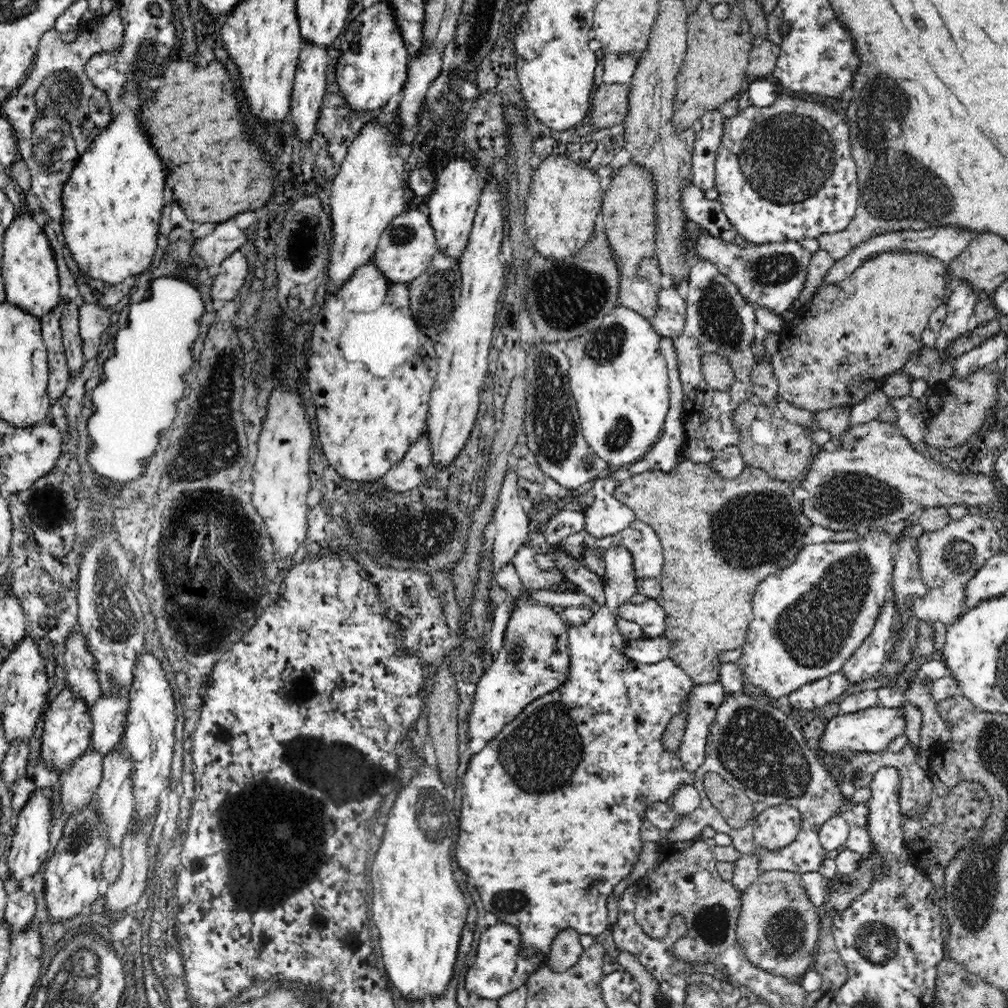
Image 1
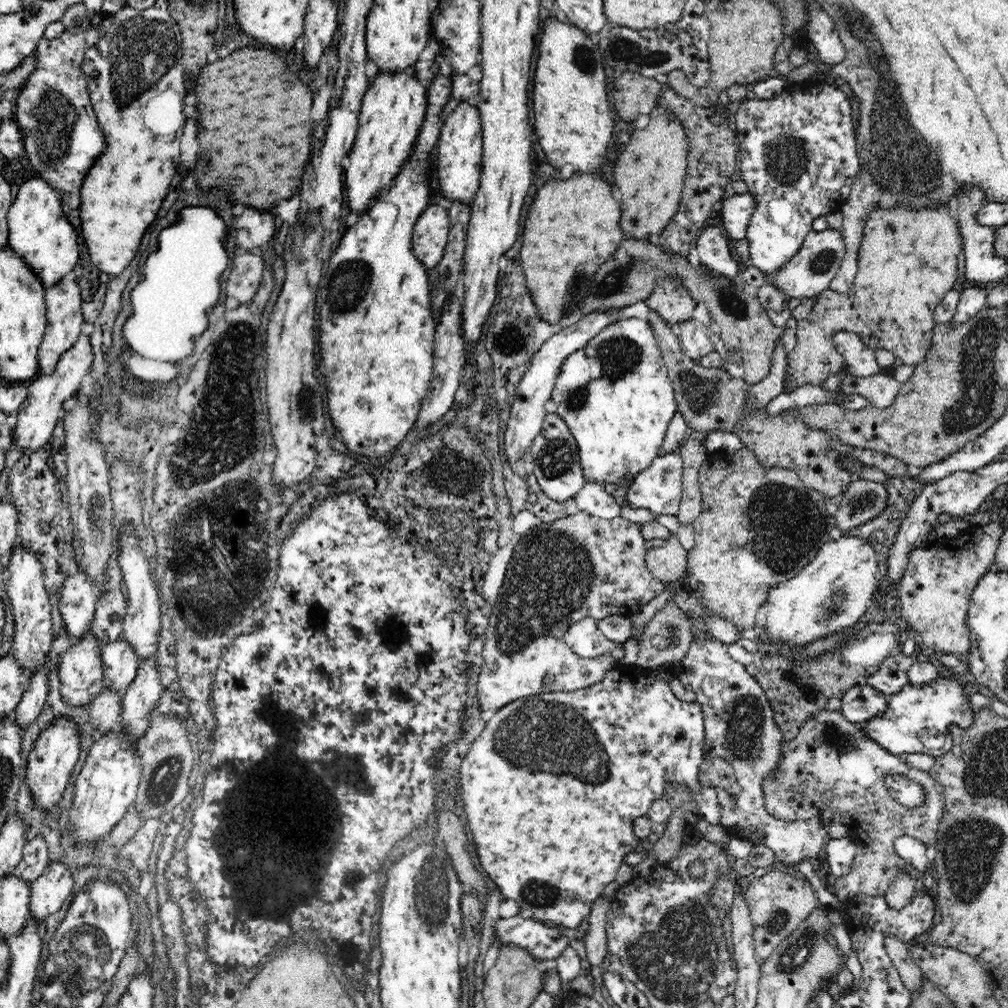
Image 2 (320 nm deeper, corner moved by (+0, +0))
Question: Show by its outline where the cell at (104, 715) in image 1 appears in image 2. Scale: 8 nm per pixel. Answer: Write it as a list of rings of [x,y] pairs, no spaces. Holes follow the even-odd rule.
[[[122,636],[115,642],[102,646],[102,668],[104,669],[104,687],[124,694],[131,680],[136,676],[140,661],[132,646]]]

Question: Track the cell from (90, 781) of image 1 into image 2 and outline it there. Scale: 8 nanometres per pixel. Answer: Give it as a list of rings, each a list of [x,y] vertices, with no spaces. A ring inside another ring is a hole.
[[[104,687],[91,700],[89,710],[90,723],[96,729],[96,734],[101,737],[108,731],[118,729],[118,714],[122,706],[123,695],[108,687]]]

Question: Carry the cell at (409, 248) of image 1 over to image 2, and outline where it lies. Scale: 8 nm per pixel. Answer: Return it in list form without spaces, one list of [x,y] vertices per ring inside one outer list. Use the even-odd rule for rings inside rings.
[[[431,204],[414,224],[412,251],[427,269],[442,260],[450,230],[449,212],[442,206]]]

